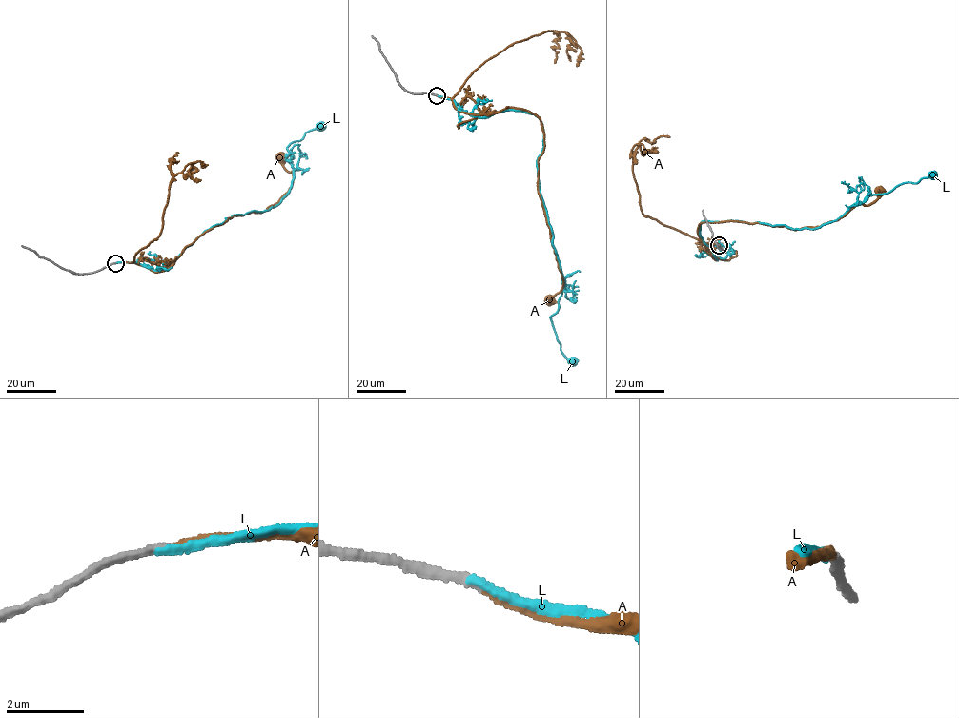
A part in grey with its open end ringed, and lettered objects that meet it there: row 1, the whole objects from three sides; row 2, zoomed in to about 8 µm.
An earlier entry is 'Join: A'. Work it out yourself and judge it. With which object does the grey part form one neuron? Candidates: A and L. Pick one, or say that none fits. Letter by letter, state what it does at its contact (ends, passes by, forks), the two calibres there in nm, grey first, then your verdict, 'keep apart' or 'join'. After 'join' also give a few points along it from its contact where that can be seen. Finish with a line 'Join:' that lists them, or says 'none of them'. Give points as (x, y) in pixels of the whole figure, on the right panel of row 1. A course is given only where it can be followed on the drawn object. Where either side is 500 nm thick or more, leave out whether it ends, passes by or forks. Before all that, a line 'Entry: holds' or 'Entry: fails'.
Entry: holds
A: it ends there; 200 nm thick on the grey side, 200 nm on the other; join; it runs (719, 245), (715, 260), (698, 235), (702, 222), (821, 226), (859, 204), (869, 204), (881, 186)
L: it ends there; 200 nm thick on the grey side, 200 nm on the other; keep apart
Join: A

